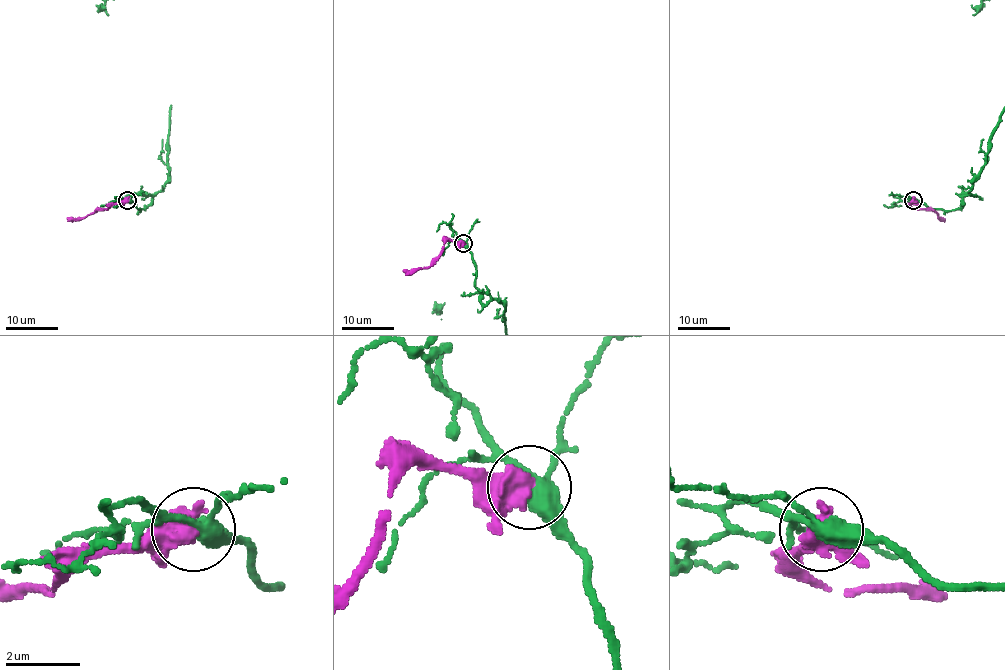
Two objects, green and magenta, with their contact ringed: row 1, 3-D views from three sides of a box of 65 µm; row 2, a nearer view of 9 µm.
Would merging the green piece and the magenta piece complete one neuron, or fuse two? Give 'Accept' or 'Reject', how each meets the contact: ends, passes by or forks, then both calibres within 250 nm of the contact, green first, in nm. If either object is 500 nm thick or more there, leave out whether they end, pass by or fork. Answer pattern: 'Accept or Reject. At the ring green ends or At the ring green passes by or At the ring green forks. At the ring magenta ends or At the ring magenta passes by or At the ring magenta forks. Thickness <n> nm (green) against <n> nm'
Accept. Thickness 360 nm (green) against 700 nm

